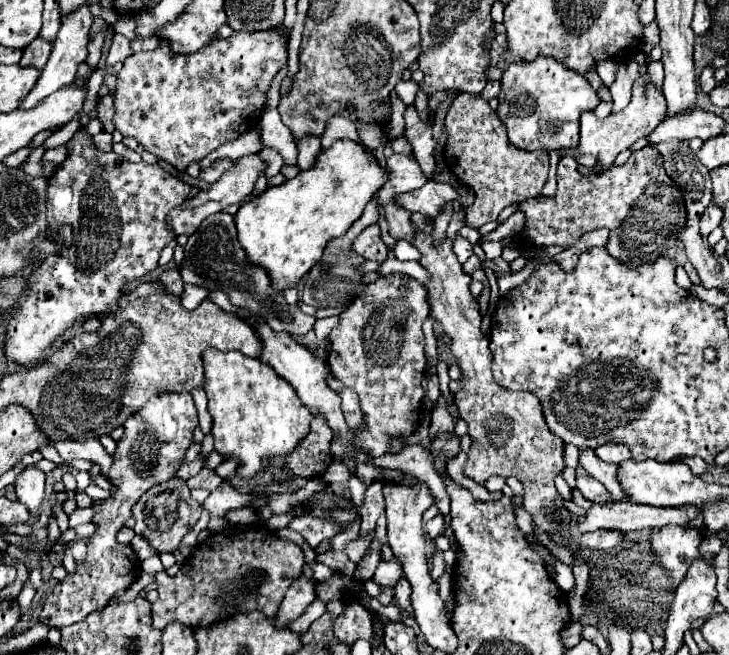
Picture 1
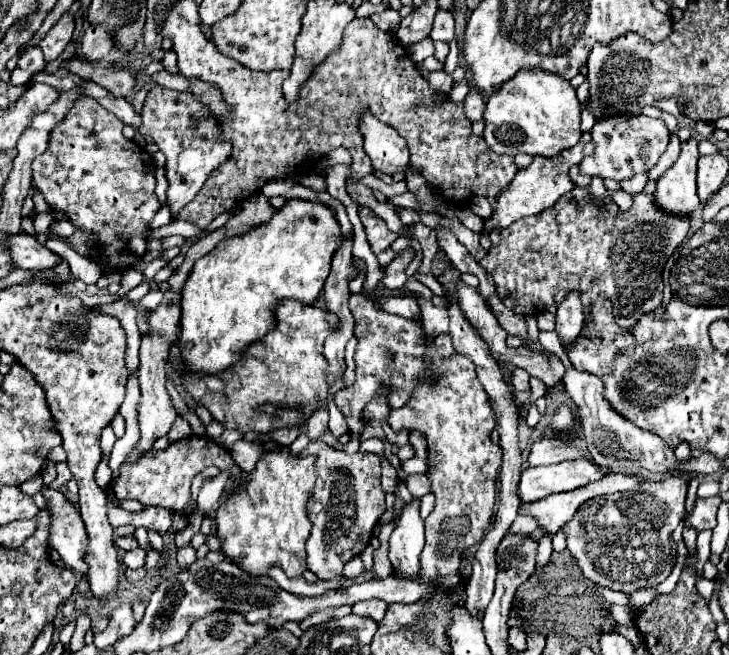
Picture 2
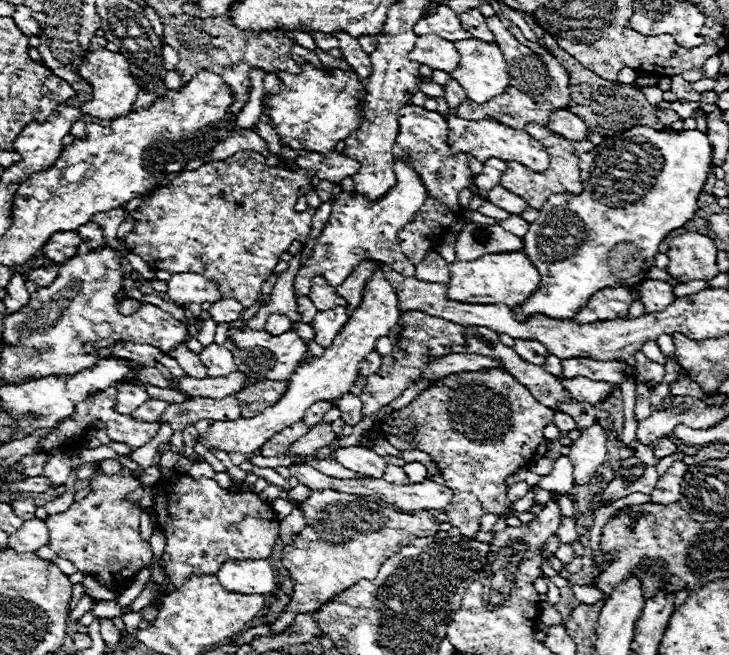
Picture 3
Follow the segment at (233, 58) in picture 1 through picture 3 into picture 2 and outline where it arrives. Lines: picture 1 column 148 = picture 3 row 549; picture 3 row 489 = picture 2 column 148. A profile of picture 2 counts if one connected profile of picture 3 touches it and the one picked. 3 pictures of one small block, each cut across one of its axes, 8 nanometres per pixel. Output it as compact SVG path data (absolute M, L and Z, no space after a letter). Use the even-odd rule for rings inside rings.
M156 84L148 90L140 116L140 136L150 136L166 156L164 170L168 180L168 206L172 212L172 220L176 220L180 210L188 202L192 202L198 190L204 186L206 176L230 156L230 144L224 142L222 136L218 136L218 126L208 114L208 108L188 92L176 92ZM192 118L198 118L198 124L194 128L190 128Z

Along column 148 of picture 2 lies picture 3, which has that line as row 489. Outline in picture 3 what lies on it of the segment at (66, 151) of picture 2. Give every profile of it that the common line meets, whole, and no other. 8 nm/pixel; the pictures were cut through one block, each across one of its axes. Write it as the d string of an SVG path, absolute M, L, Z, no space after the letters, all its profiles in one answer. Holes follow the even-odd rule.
M182 472L160 486L166 490L154 490L156 518L160 532L166 536L162 560L174 586L184 584L192 574L216 574L228 558L270 558L280 522L270 502L262 502L258 494L224 490L212 478L192 480Z

